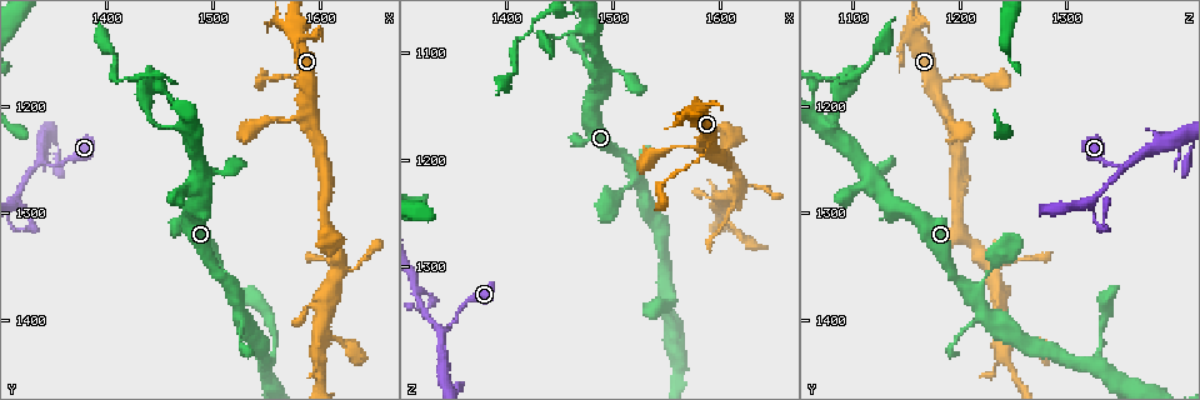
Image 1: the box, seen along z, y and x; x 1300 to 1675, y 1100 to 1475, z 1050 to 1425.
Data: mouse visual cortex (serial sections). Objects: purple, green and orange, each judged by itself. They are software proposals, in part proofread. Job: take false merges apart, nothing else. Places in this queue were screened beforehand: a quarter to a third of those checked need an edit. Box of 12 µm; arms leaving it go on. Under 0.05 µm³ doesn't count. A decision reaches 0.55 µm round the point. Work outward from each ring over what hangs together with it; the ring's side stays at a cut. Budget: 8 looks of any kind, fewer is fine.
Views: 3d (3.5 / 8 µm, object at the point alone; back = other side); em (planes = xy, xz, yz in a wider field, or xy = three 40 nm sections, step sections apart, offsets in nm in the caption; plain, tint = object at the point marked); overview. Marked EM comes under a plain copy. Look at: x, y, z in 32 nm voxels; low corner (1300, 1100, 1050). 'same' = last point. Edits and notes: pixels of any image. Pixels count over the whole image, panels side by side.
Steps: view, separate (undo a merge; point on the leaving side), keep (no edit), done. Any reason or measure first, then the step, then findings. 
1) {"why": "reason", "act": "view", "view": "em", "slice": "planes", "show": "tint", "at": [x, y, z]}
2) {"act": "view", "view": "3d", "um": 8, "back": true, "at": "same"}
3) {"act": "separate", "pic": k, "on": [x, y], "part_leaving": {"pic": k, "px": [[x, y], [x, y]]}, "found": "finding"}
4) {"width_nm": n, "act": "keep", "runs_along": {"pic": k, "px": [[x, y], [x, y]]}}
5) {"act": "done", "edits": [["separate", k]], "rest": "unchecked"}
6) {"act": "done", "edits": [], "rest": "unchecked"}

{"why": "abrupt turn", "act": "view", "view": "3d", "um": 3.5, "at": [1610, 1322, 1174]}

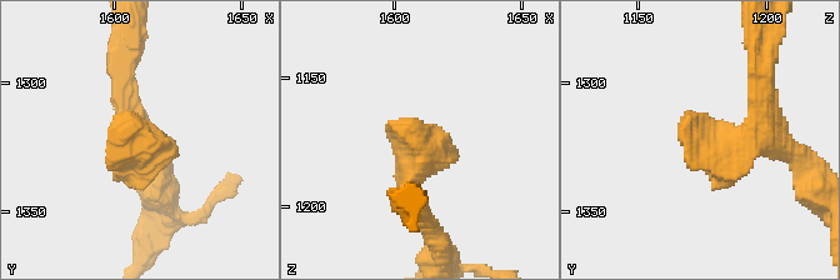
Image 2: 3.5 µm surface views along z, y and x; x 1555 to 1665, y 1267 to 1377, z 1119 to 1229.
{"act": "view", "view": "em", "slice": "xy", "step": 1, "show": "tint", "at": [1609, 1321, 1174]}

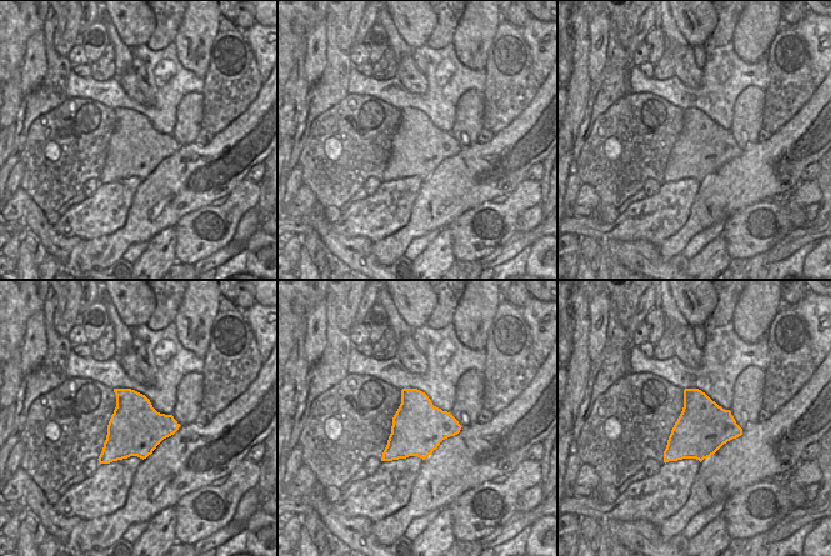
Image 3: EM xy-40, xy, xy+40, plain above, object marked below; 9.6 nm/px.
{"act": "keep", "runs_along": {"pic": 2, "px": [[411, 208], [419, 140], [388, 121]]}, "found": "one cell here"}

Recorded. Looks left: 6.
{"why": "calibre changes", "act": "view", "view": "3d", "um": 8, "at": [1424, 1172, 1072]}

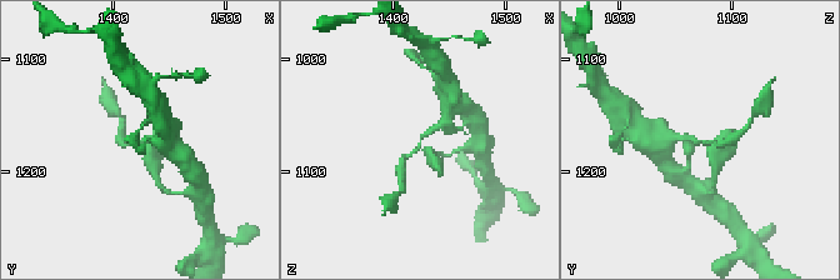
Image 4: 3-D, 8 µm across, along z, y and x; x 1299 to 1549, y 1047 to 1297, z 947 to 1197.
{"why": "zoom in", "act": "view", "view": "3d", "um": 3.5, "back": true, "at": [1426, 1172, 1076]}

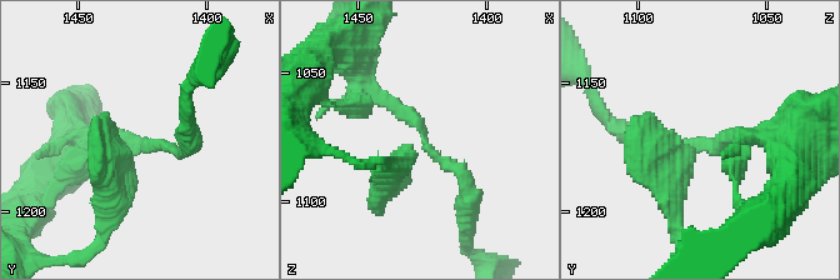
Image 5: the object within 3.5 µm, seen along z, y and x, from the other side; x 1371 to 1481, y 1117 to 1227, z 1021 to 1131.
{"arm_widths_nm": [200, 200], "act": "view", "view": "em", "slice": "xy", "step": 1, "show": "tint", "at": [1425, 1175, 1075]}

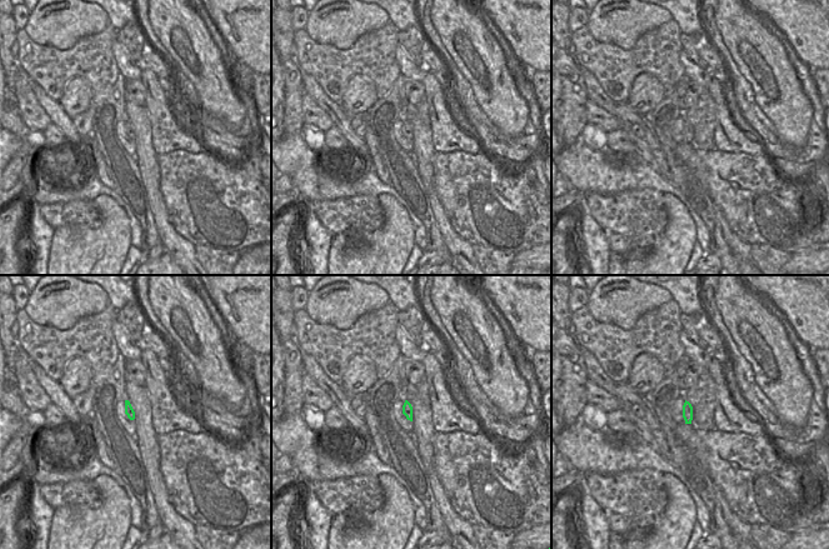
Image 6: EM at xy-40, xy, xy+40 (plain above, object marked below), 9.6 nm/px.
{"act": "separate", "pic": 5, "on": [448, 161], "found": "a second cell is stuck on"}

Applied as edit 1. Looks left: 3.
{"why": "three-way junction", "act": "view", "view": "3d", "um": 8, "at": [1342, 1252, 1360]}

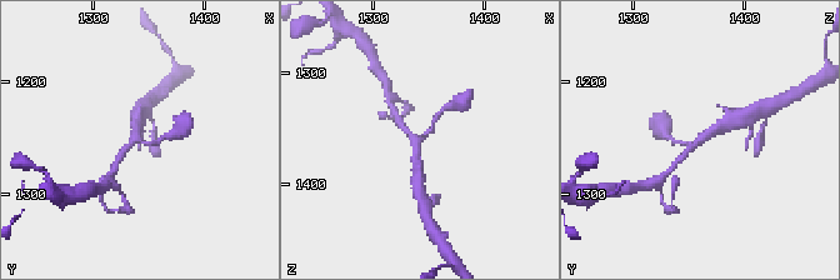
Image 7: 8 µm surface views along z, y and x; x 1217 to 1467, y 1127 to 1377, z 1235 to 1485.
{"why": "need the tissue", "act": "view", "view": "em", "slice": "xy", "step": 3, "show": "tint", "at": [1342, 1252, 1358]}

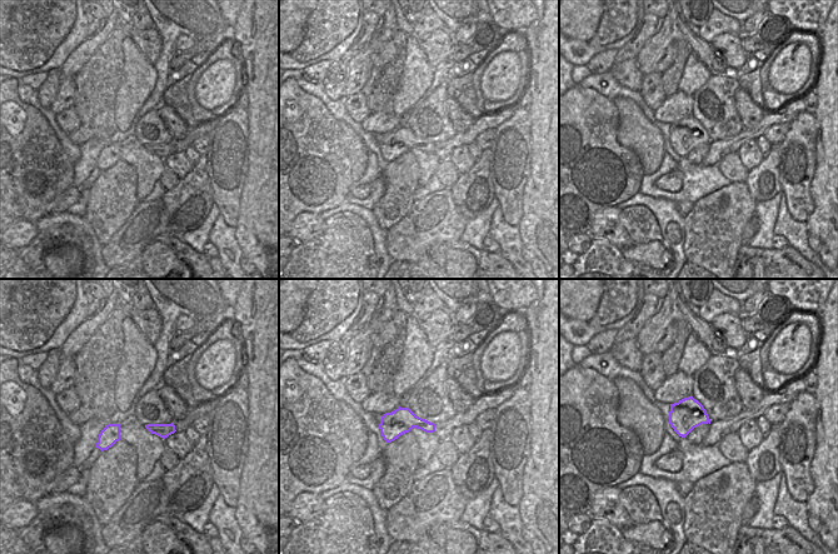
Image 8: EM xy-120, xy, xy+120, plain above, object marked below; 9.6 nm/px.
{"width_nm": 260, "act": "keep", "runs_along": {"pic": 7, "px": [[440, 113], [416, 143], [416, 166]]}, "found": "one cell here"}

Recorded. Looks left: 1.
{"act": "done", "edits": [["separate", 5]], "rest": "unchecked"}

